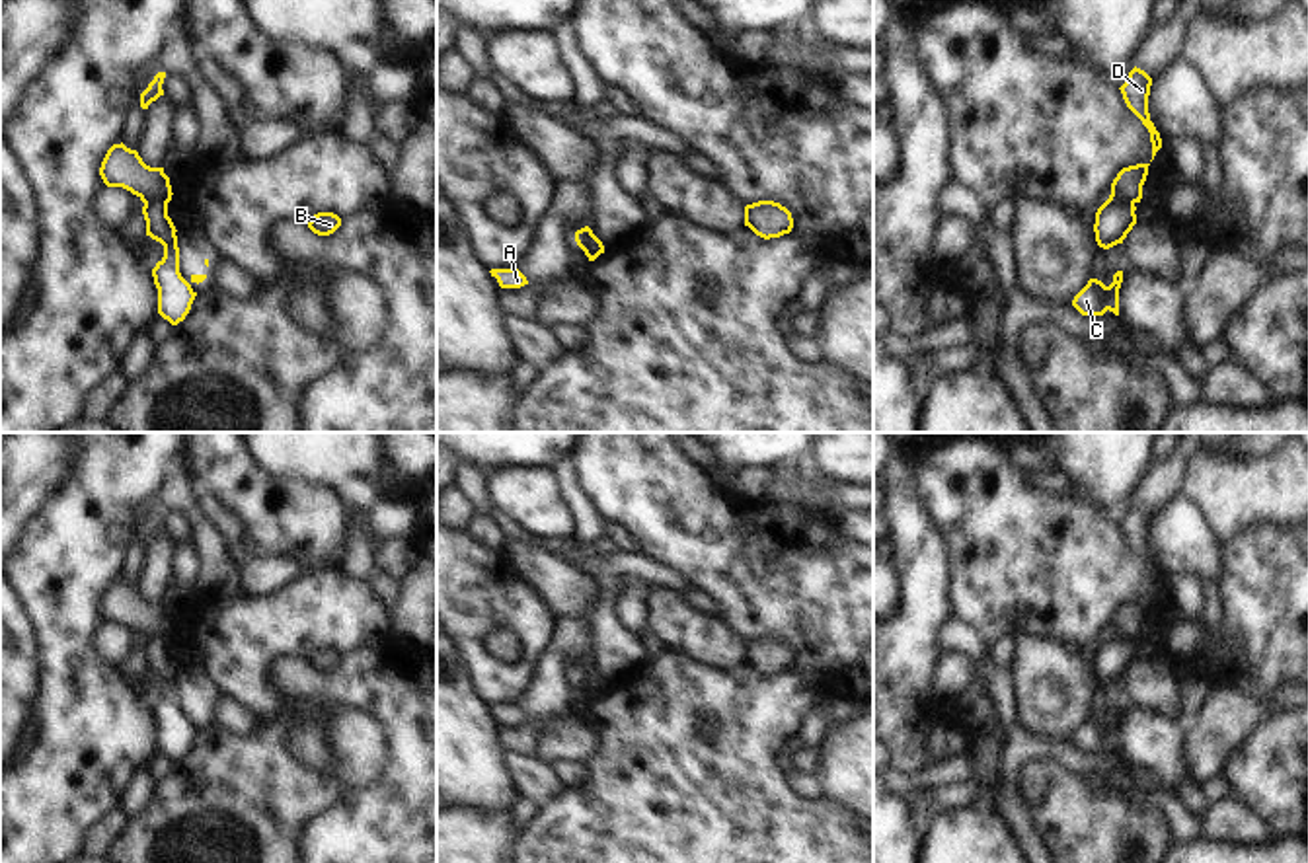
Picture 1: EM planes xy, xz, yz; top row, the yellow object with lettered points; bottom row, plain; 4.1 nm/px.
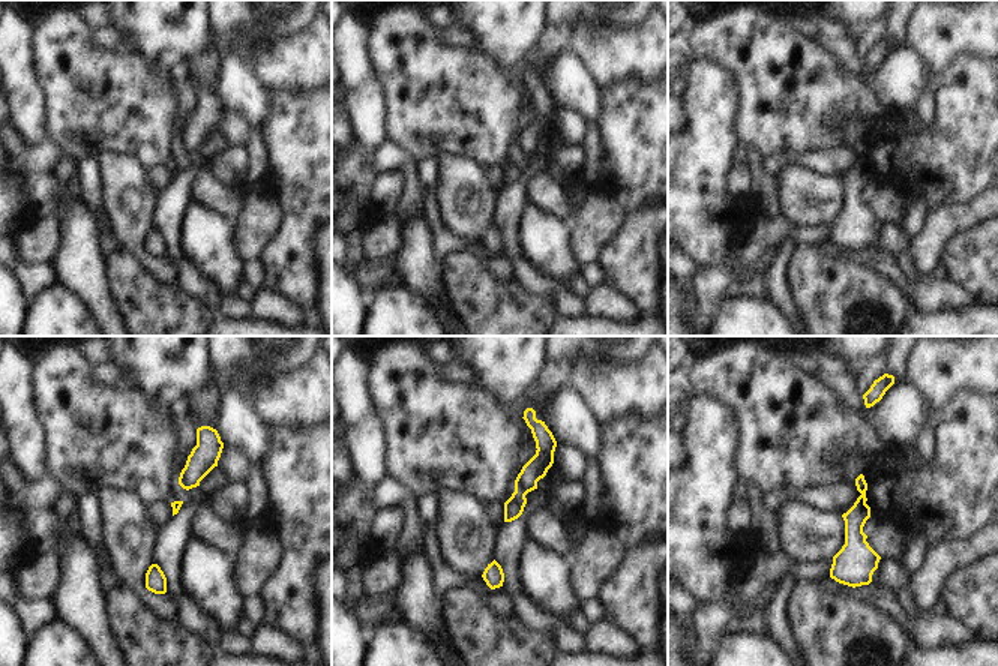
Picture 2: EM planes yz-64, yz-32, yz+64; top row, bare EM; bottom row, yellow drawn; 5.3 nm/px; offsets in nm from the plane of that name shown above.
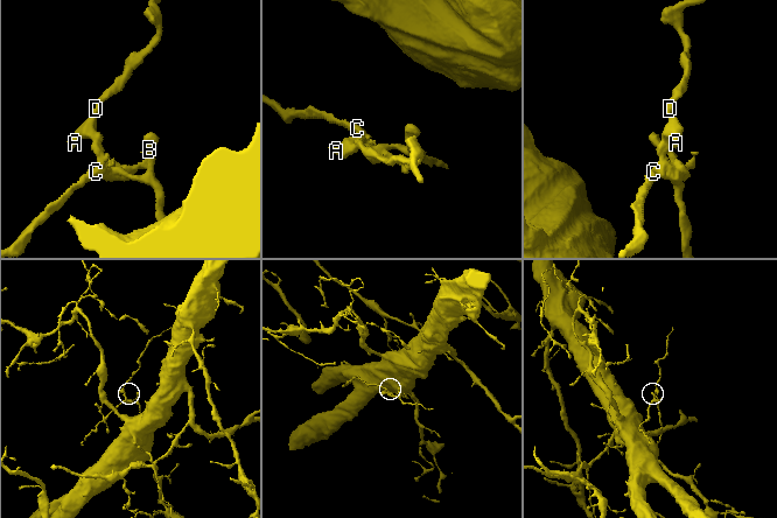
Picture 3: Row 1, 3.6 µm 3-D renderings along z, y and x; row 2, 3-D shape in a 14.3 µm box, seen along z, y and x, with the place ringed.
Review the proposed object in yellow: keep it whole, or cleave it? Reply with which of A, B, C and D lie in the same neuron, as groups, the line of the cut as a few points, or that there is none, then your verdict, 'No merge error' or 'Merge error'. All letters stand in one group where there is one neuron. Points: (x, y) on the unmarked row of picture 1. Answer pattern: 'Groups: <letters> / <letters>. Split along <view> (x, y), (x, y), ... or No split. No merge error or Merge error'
Groups: A D / B C. Split along yz (1110, 632), (1133, 639). Merge error.

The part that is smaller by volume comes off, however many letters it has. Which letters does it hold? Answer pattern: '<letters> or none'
A, D

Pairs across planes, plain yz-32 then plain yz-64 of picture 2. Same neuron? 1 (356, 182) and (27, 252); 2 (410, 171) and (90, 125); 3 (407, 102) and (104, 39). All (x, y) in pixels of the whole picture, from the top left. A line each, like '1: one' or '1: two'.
1: two
2: two
3: two

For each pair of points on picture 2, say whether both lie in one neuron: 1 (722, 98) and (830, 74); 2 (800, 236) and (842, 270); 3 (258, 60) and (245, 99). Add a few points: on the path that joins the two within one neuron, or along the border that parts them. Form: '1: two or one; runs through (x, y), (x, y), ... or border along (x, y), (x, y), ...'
1: two; border along (719, 65), (731, 74), (739, 92), (736, 128)
2: two; border along (817, 243), (799, 246)
3: two; border along (236, 48), (255, 78), (269, 90)

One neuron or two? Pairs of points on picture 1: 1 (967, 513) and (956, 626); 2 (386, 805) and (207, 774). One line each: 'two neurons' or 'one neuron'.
1: two neurons
2: two neurons

